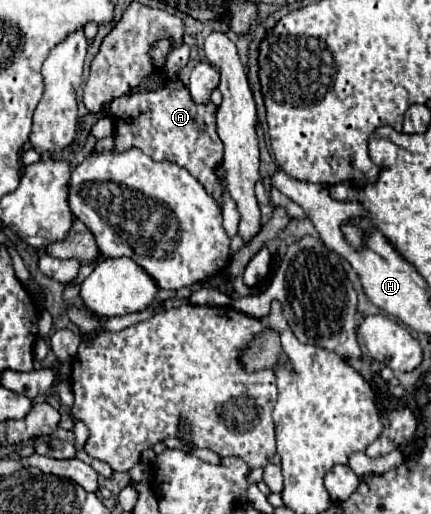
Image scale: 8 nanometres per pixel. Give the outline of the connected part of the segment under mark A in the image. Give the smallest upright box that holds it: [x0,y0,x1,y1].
[102,77,222,209]

